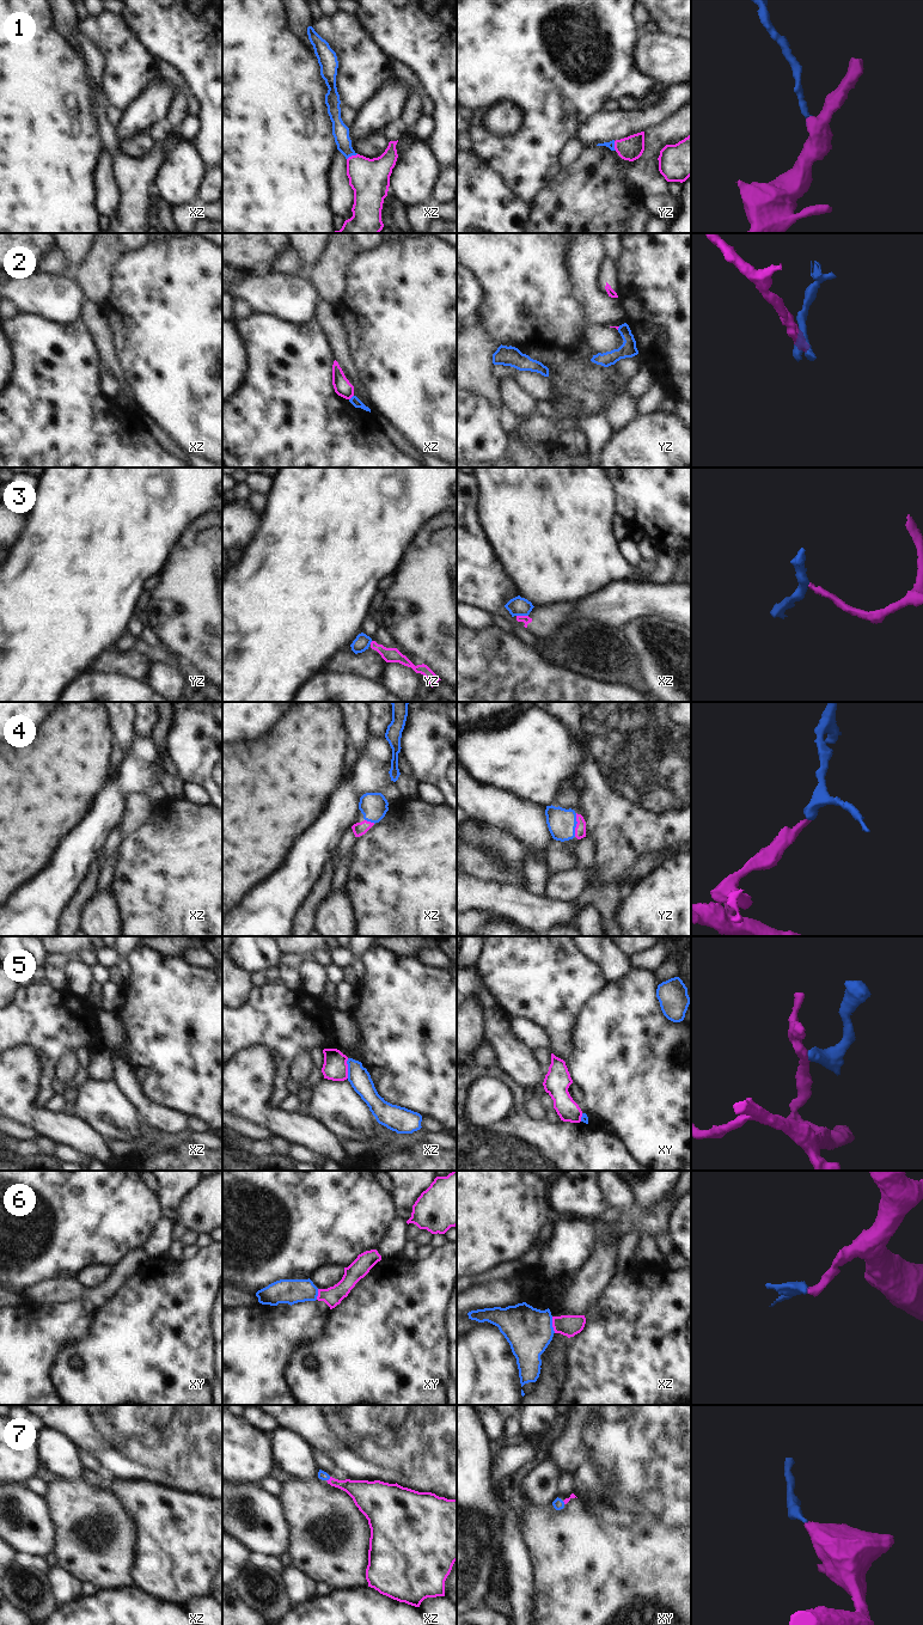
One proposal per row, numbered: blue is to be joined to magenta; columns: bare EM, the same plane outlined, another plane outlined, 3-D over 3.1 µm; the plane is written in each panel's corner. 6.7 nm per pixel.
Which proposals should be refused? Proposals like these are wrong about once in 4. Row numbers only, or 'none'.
2, 3, 5

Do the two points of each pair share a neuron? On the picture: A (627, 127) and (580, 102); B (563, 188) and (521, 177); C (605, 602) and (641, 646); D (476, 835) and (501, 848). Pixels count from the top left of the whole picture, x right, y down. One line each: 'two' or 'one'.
A: two
B: two
C: two
D: one

